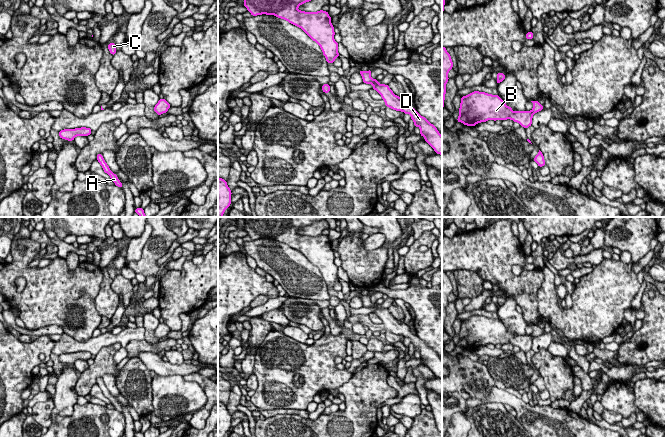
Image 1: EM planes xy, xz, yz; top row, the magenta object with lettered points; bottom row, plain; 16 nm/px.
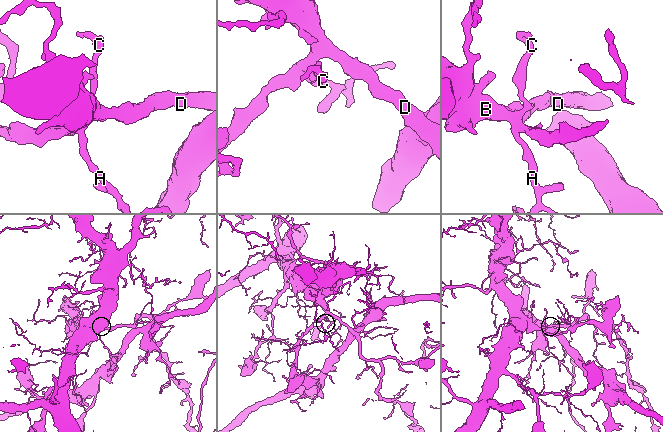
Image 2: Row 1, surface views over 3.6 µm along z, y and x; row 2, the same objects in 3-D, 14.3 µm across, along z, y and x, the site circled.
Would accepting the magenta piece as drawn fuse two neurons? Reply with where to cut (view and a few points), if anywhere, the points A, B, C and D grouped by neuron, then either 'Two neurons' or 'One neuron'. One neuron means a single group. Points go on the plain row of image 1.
No split. Groups: A B C D. One neuron

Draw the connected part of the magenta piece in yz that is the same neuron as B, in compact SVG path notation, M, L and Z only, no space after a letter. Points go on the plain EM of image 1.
M474 315L461 321L457 346L475 350L487 344L511 343L527 353L532 349L533 339L543 334L543 330L538 325L531 326L533 327L531 335L513 335L513 332L508 331L498 319Z

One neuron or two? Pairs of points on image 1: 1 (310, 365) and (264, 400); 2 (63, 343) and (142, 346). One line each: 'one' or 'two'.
1: one
2: two

